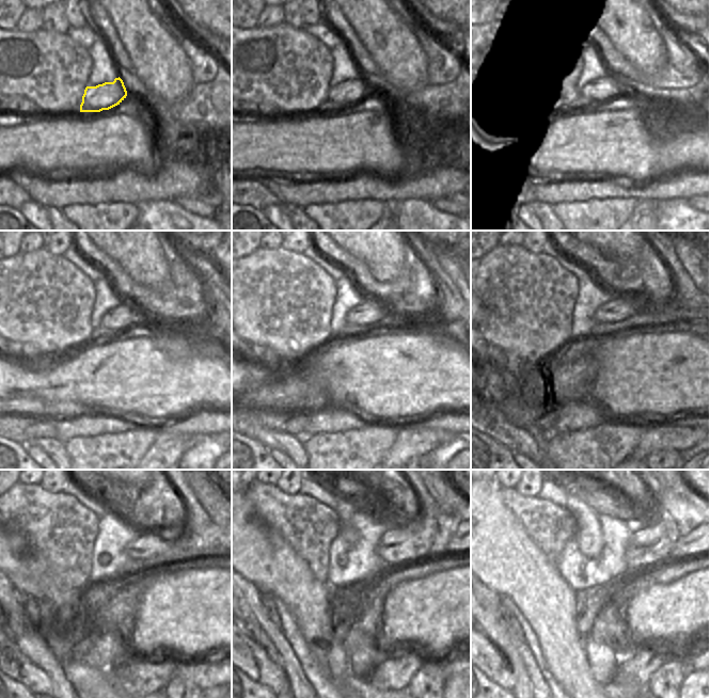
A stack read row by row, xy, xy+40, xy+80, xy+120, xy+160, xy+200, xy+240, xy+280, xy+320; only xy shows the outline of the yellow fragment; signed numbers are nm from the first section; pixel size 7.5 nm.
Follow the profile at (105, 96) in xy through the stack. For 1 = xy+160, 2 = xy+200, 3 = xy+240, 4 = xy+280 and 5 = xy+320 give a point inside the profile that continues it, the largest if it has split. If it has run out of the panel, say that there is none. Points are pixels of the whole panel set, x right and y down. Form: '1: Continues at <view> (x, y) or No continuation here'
1: Continues at xy+160 (379, 308)
2: Continues at xy+200 (622, 306)
3: Continues at xy+240 (162, 544)
4: Continues at xy+280 (413, 542)
5: Continues at xy+320 (650, 544).

